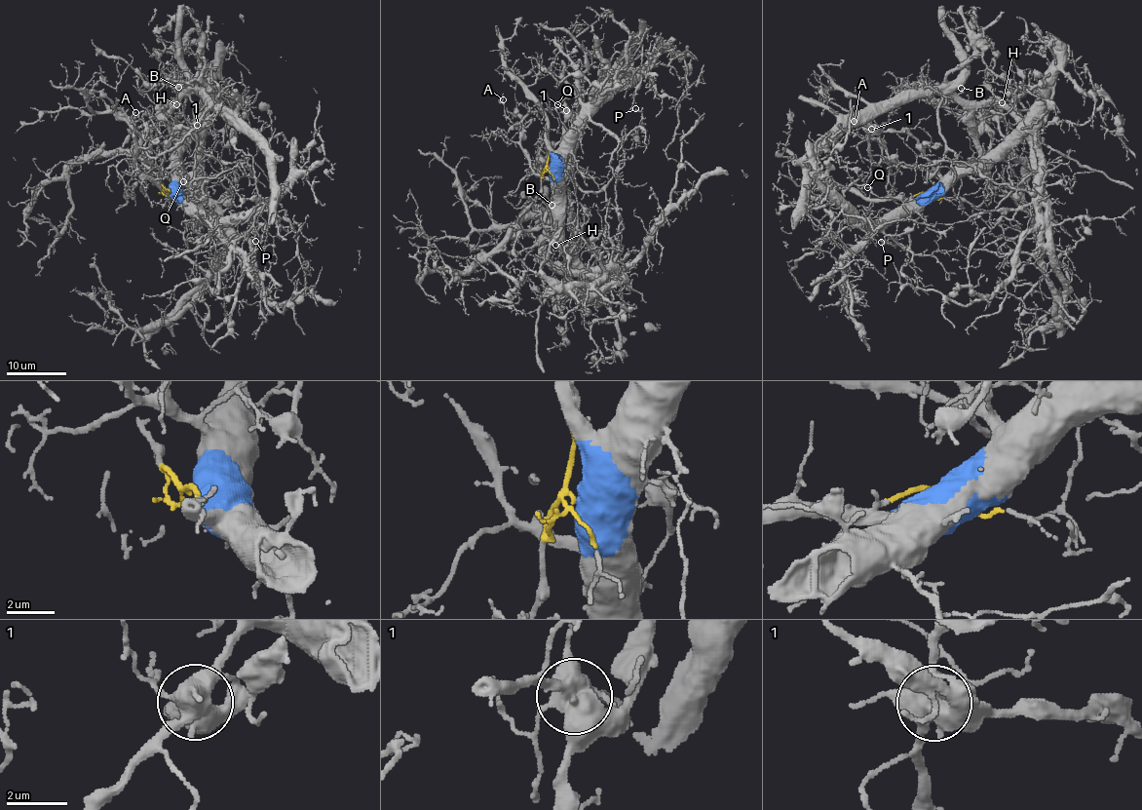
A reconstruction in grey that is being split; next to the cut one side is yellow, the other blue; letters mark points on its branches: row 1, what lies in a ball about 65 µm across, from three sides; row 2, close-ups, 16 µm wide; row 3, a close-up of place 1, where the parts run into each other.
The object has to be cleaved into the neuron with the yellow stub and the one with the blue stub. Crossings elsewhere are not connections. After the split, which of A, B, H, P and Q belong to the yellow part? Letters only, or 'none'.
A, B, H

